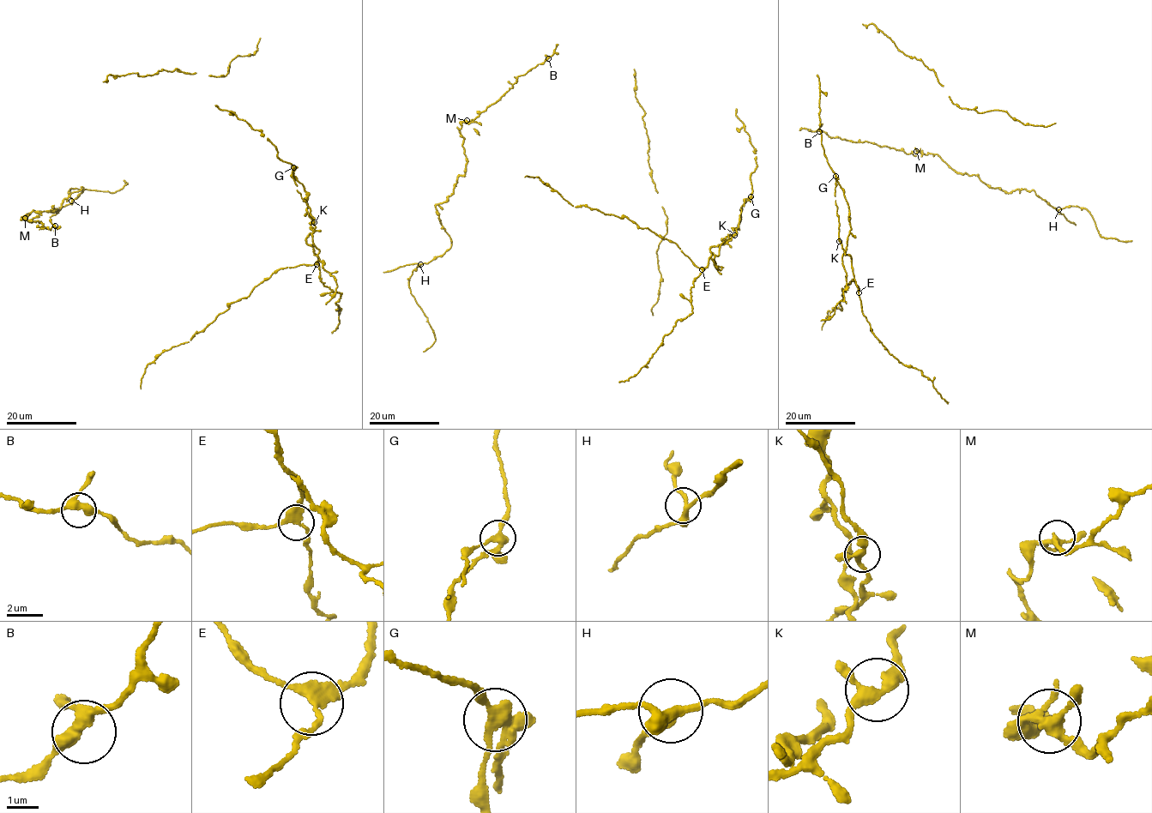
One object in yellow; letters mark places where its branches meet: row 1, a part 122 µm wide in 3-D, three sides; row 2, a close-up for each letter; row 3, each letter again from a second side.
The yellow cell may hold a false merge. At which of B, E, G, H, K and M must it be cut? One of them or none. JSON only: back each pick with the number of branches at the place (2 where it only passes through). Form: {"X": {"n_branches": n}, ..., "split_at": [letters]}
{"G": {"n_branches": 4}, "split_at": ["G"]}

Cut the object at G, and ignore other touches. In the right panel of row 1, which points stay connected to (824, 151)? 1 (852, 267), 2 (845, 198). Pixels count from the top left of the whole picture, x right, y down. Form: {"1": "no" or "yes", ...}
{"1": "yes", "2": "no"}

